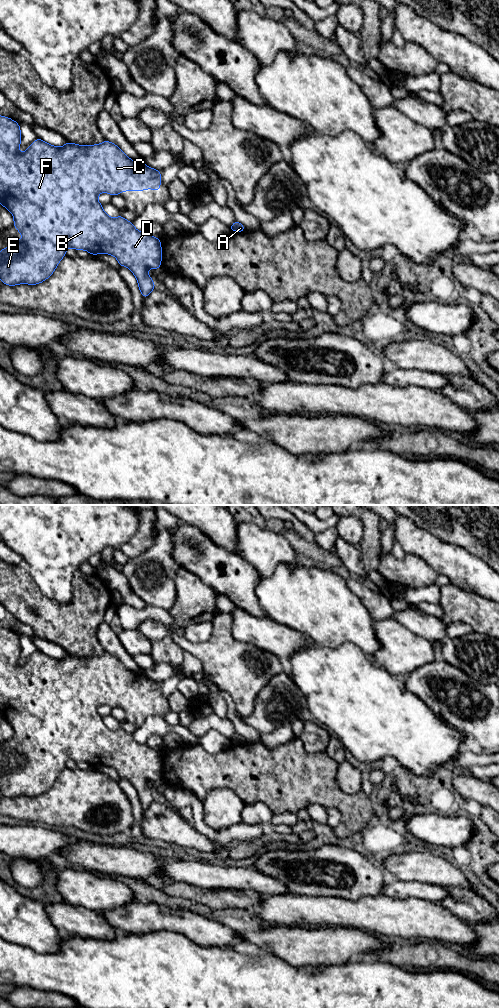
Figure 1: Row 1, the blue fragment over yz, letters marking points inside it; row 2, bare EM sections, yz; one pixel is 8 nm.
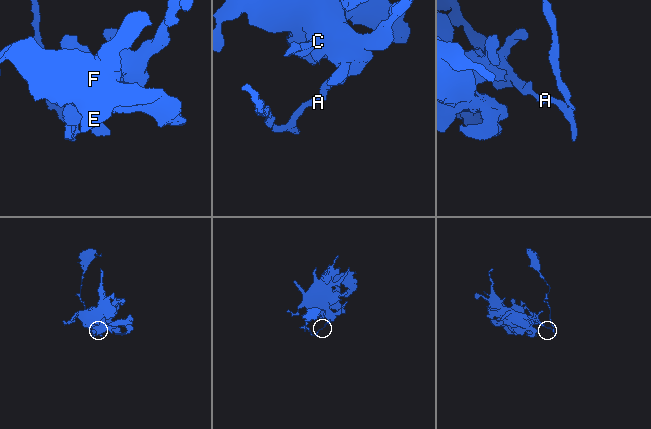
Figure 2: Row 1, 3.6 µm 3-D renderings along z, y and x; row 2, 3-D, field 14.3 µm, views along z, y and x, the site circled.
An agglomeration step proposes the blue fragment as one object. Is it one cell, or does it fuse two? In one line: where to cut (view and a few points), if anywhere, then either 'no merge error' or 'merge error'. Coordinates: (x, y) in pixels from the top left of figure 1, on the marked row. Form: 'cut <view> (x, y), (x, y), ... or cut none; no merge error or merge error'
cut yz (230, 227), (232, 230); merge error

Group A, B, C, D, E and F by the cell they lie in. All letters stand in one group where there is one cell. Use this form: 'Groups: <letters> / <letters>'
Groups: A / B C D E F

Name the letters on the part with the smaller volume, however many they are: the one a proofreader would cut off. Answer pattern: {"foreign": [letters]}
{"foreign": ["A"]}

